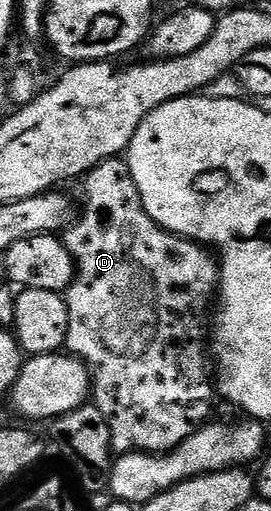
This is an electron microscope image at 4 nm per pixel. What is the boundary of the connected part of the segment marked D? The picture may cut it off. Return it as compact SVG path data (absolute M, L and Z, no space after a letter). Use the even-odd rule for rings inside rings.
M114 158L105 160L98 168L93 168L88 176L84 177L85 209L80 209L79 219L72 226L64 229L63 239L67 250L73 255L77 263L77 277L73 285L64 293L65 301L69 307L69 325L65 348L68 355L76 356L89 365L91 373L91 400L103 415L107 426L111 430L113 451L117 454L127 452L151 452L164 454L172 448L178 448L184 440L191 438L202 424L210 419L213 412L213 396L215 400L215 380L211 375L211 360L207 355L207 324L205 328L205 315L209 312L209 303L214 303L215 293L219 288L219 264L216 259L208 256L206 249L195 240L186 240L177 236L166 228L159 227L147 214L141 201L139 190L131 178L131 170L124 159Z

